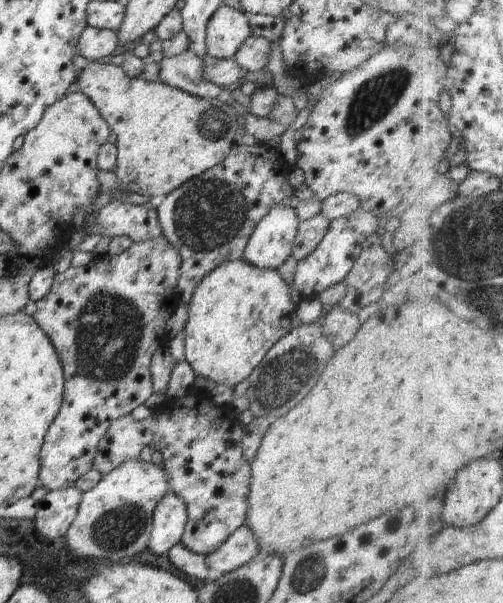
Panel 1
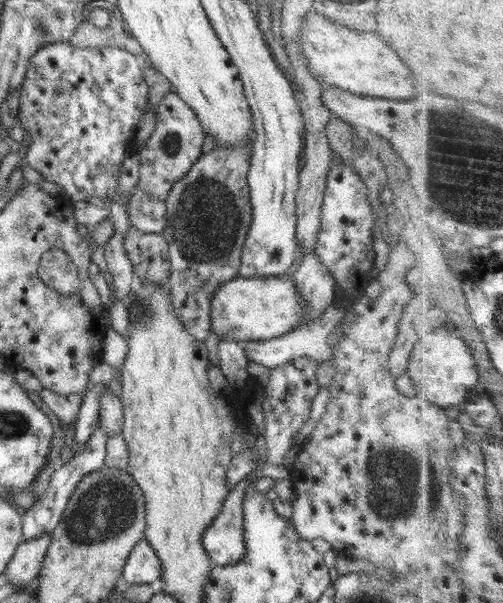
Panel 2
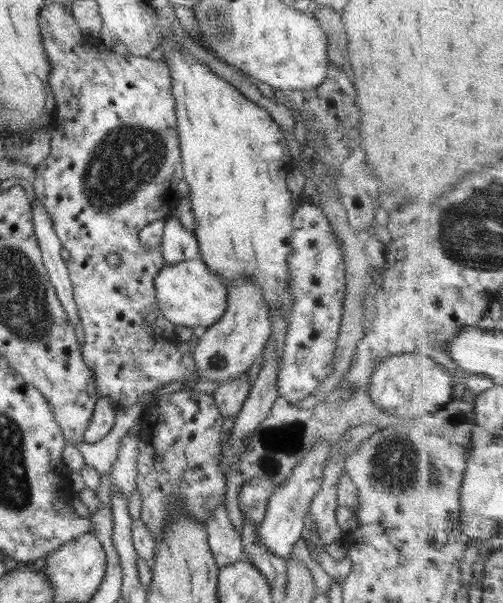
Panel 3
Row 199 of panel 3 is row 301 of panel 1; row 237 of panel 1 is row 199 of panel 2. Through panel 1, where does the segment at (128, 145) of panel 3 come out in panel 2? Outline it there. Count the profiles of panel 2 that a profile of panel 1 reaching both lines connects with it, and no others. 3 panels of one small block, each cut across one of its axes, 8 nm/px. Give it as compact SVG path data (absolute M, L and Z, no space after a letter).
M172 90L164 96L159 106L156 106L156 129L146 146L136 149L140 158L140 171L138 185L150 193L152 197L166 200L170 188L180 181L199 160L203 153L202 146L205 133L197 118L196 112Z

